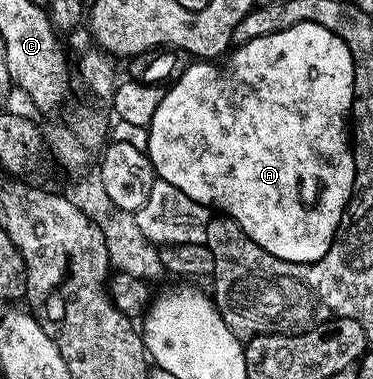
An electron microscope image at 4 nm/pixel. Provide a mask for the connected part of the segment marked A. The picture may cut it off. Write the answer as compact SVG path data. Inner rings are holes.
M301 21L287 29L241 42L237 47L231 48L217 64L210 59L198 59L190 64L194 65L187 69L185 66L173 78L169 86L171 89L167 88L163 92L148 126L145 153L150 157L156 177L172 183L173 187L178 187L197 203L207 205L211 210L233 219L242 228L244 235L248 235L252 243L264 247L268 255L276 255L276 259L301 265L311 265L313 261L318 261L332 247L342 212L350 202L350 192L354 189L354 151L352 133L348 128L348 118L354 108L354 64L348 43L340 39L340 35L328 31L328 27L320 27L320 23Z

